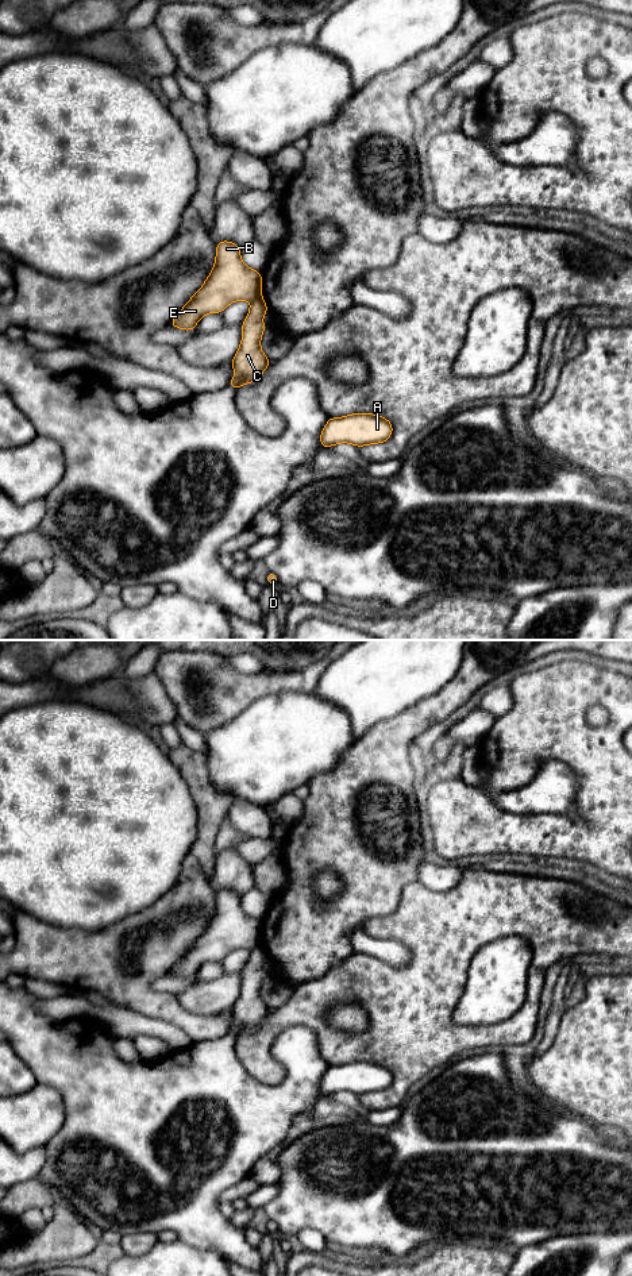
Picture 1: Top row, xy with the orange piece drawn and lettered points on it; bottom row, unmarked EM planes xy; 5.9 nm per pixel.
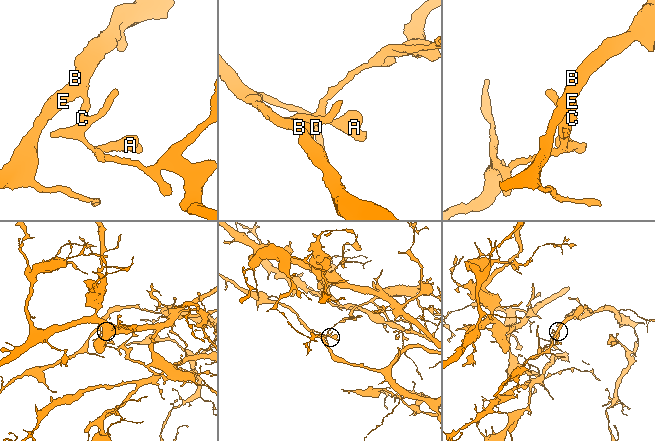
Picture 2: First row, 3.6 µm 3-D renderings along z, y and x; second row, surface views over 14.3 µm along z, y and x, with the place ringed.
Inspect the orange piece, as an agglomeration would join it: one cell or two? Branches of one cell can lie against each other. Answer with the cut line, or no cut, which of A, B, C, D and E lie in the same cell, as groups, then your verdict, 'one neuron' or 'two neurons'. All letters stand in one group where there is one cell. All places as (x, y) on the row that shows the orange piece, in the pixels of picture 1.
cut in xy along (261, 296), (251, 303); A C / B D E; two neurons

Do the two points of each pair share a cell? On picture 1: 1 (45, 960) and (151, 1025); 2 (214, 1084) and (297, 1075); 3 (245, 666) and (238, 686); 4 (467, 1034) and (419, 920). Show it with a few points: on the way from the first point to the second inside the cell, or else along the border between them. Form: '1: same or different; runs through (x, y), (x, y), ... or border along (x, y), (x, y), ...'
1: different; border along (115, 1005), (123, 1005), (150, 1018)
2: same; runs through (234, 1093), (277, 1093)
3: different; border along (227, 656), (231, 666), (239, 671), (262, 670)
4: same; runs through (436, 1013), (435, 951)

